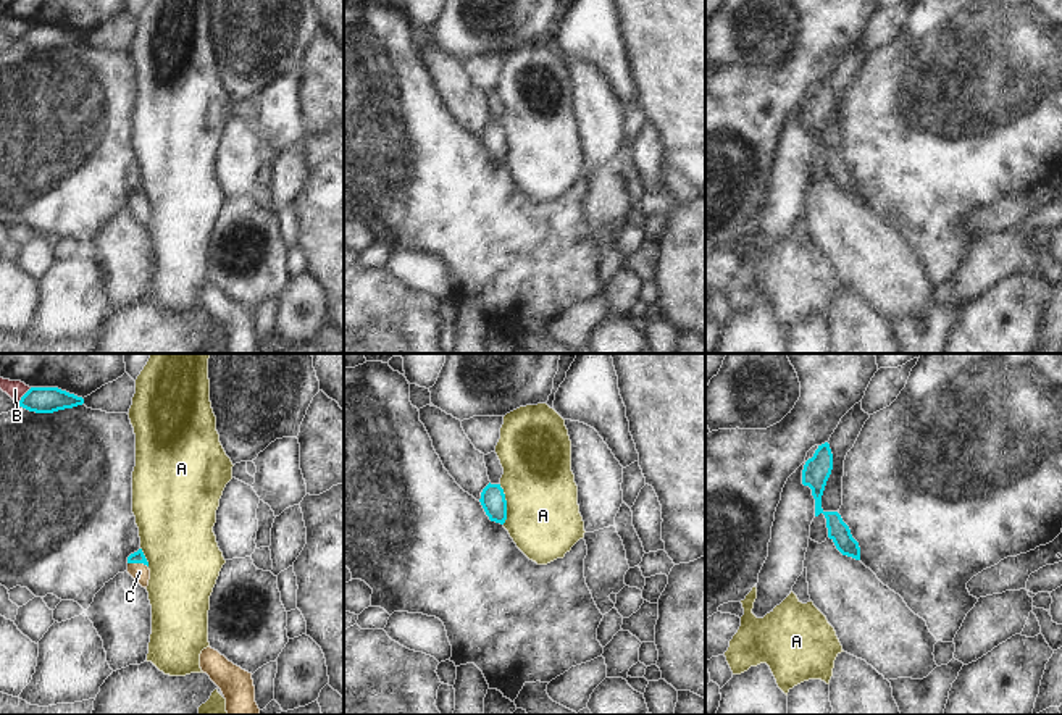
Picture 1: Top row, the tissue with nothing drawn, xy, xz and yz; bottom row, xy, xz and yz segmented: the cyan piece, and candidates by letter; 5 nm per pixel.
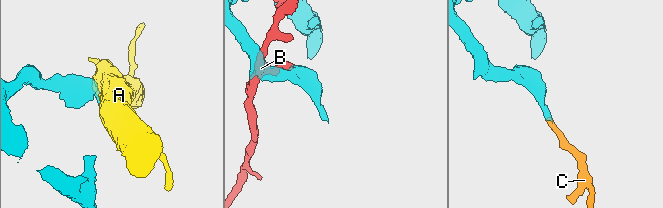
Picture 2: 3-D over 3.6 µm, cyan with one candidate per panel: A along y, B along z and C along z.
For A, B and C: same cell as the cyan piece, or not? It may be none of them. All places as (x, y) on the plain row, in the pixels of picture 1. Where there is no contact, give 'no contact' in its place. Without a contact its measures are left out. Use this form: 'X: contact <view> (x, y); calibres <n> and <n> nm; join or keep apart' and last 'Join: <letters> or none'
A: contact xz (505, 142); calibres 130 and 360 nm; keep apart
B: contact xy (23, 34); calibres 130 and 90 nm; keep apart
C: contact xy (137, 200); calibres 60 and 90 nm; join
Join: C

